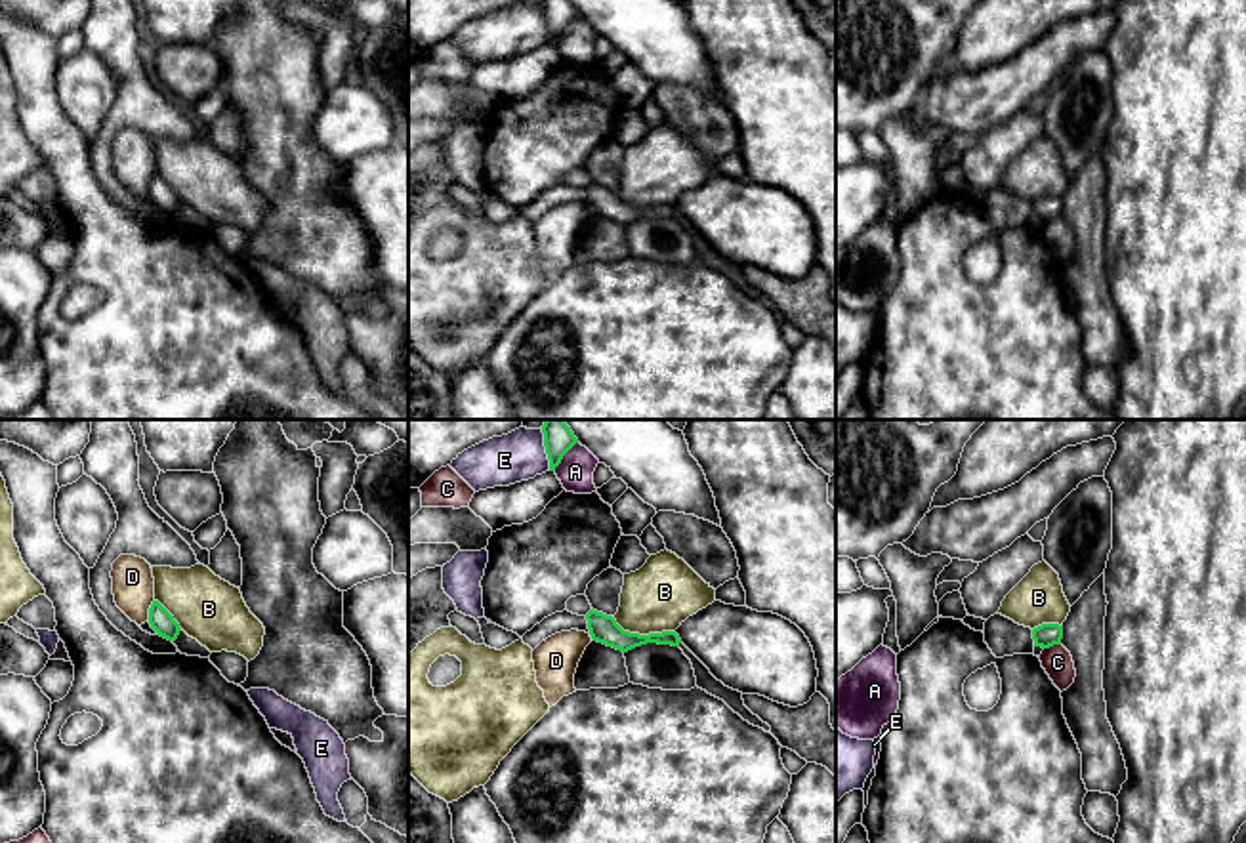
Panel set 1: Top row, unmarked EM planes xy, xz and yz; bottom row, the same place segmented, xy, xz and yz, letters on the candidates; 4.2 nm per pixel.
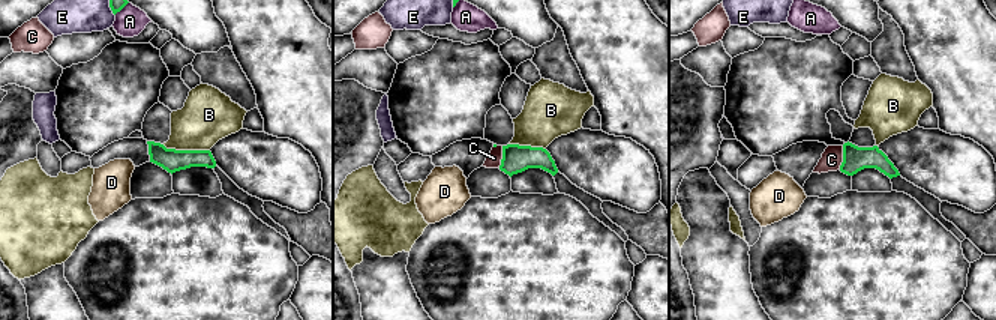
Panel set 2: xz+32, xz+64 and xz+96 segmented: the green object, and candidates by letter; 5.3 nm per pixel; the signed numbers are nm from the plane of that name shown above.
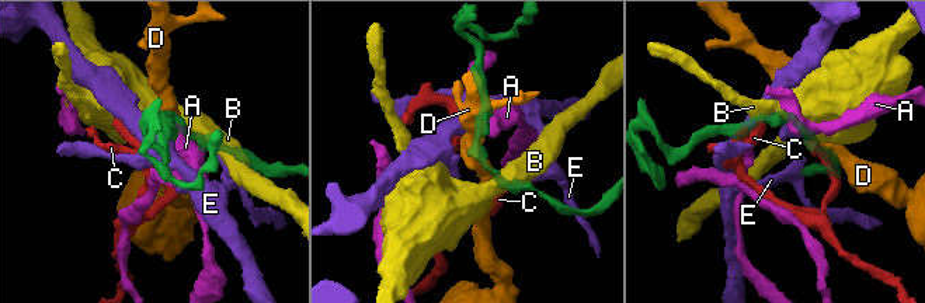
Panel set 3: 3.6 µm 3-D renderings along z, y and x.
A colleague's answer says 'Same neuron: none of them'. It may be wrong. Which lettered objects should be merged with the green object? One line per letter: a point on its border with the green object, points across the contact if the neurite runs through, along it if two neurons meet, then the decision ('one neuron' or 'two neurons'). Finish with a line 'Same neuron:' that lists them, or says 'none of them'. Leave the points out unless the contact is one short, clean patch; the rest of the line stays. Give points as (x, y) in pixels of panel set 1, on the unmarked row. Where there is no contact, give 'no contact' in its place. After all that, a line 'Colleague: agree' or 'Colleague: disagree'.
A: meets green in xz at (563, 27); border along xz (577, 14), (554, 42); two neurons
B: meets green in xz at (643, 208); border along xz (613, 191), (630, 205), (674, 205); two neurons
C: meets green in yz at (1052, 218); border along yz (1059, 216), (1044, 222); two neurons
D: meets green in xy at (149, 184); border along xy (153, 172), (147, 193); two neurons
E: meets green in xz at (546, 23); border along xz (540, 2), (550, 42); two neurons
Same neuron: none of them
Colleague: agree

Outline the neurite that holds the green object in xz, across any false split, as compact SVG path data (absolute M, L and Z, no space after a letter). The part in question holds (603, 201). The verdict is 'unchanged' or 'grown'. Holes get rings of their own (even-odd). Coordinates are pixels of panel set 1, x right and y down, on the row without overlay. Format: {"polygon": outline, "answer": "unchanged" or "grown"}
{"polygon": "M593 181L586 187L586 193L593 214L622 225L628 225L647 216L672 217L672 219L679 219L681 216L675 204L662 204L662 206L649 206L649 208L624 204L613 189L607 189Z", "answer": "unchanged"}

